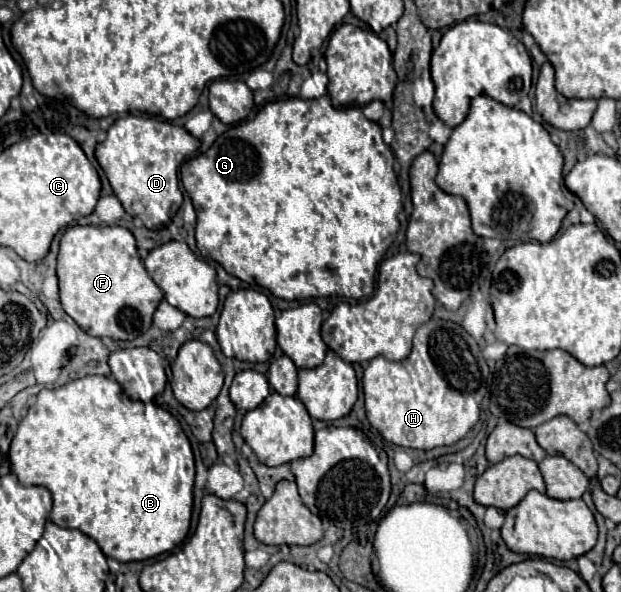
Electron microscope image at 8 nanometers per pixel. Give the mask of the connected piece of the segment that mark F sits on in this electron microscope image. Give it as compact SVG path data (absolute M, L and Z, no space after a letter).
M70 226L58 252L60 302L64 312L90 336L134 340L152 326L162 290L148 276L132 232L124 226Z

